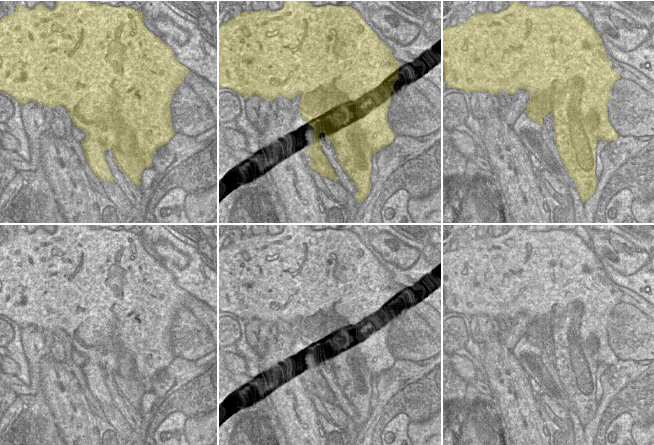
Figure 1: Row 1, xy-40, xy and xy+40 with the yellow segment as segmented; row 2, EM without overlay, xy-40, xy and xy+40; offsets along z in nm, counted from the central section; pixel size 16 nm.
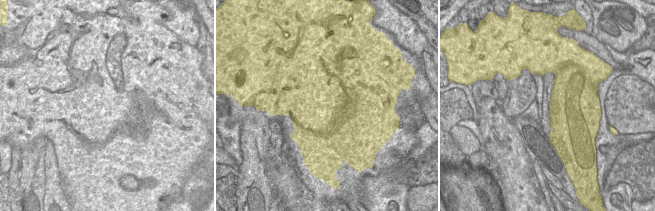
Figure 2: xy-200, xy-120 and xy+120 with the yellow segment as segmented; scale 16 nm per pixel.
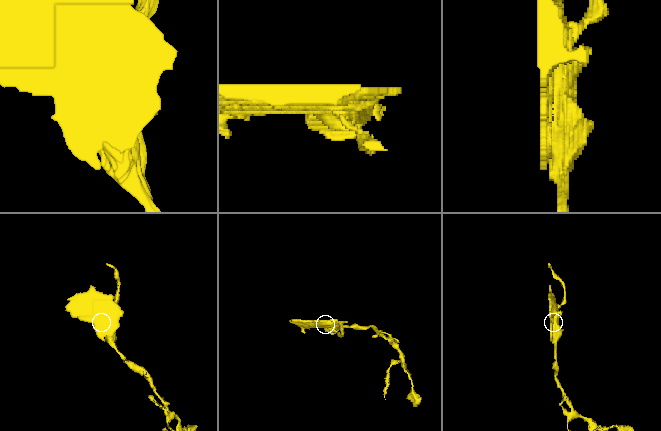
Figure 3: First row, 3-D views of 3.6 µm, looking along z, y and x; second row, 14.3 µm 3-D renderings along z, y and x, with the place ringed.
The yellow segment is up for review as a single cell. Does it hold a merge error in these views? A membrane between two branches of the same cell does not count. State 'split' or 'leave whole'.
split

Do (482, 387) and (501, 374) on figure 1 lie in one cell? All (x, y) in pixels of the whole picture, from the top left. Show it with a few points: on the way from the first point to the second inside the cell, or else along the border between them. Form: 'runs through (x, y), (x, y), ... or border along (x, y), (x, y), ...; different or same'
border along (485, 381), (492, 393); different

